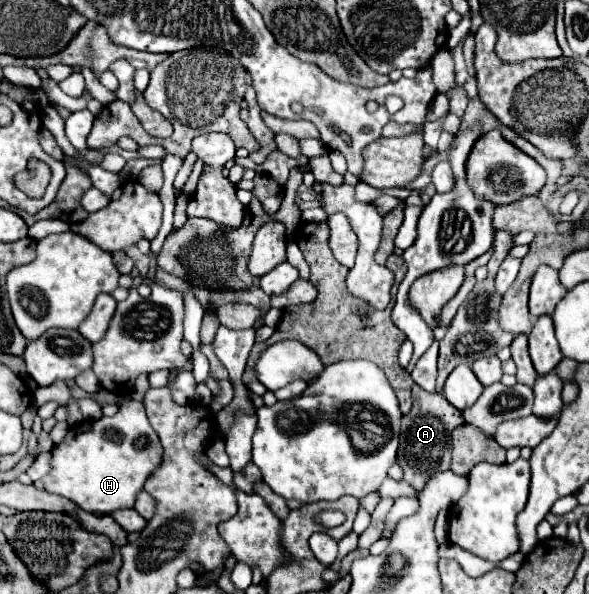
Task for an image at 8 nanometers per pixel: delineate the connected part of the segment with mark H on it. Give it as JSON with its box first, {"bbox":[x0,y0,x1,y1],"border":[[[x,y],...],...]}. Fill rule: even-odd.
{"bbox":[44,400,162,514],"border":[[[128,400],[118,414],[84,422],[82,430],[70,428],[66,438],[52,448],[52,470],[44,476],[44,490],[60,494],[78,508],[92,514],[112,514],[118,508],[132,508],[146,478],[162,462],[162,444],[152,430],[144,404]]]}

